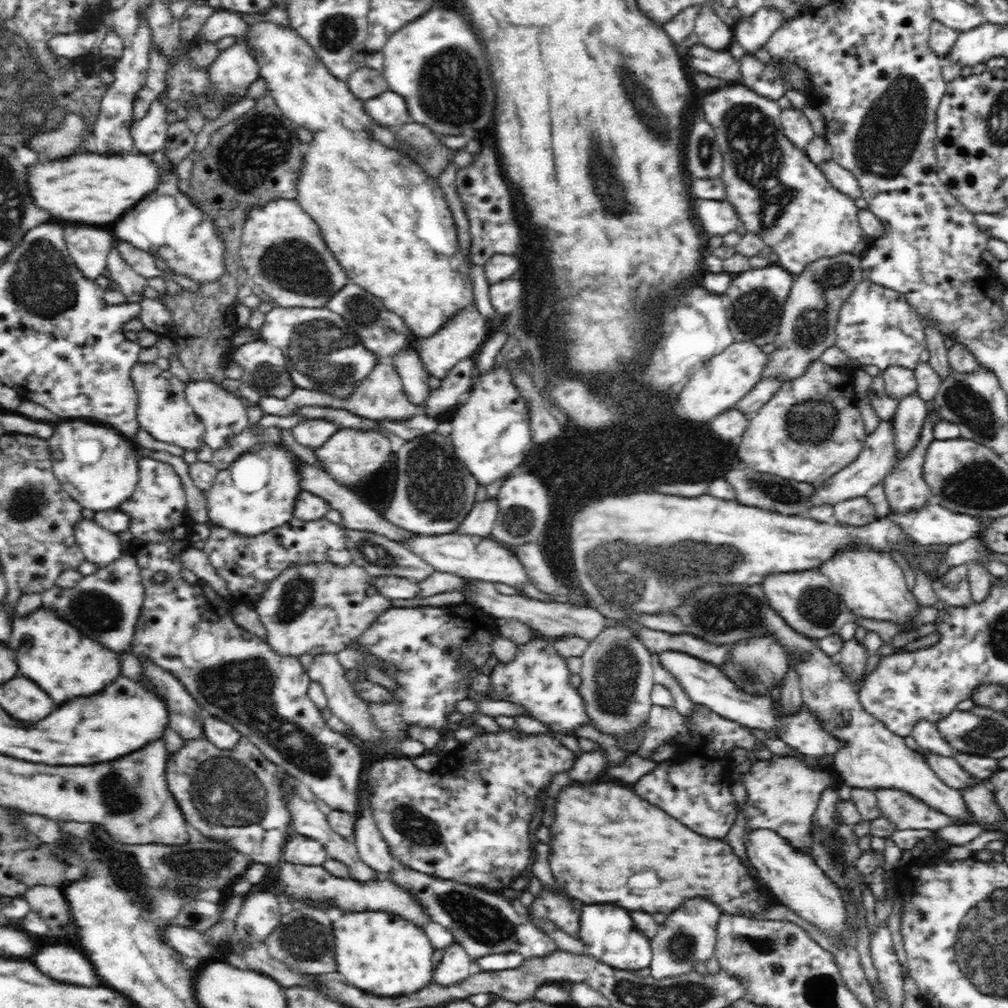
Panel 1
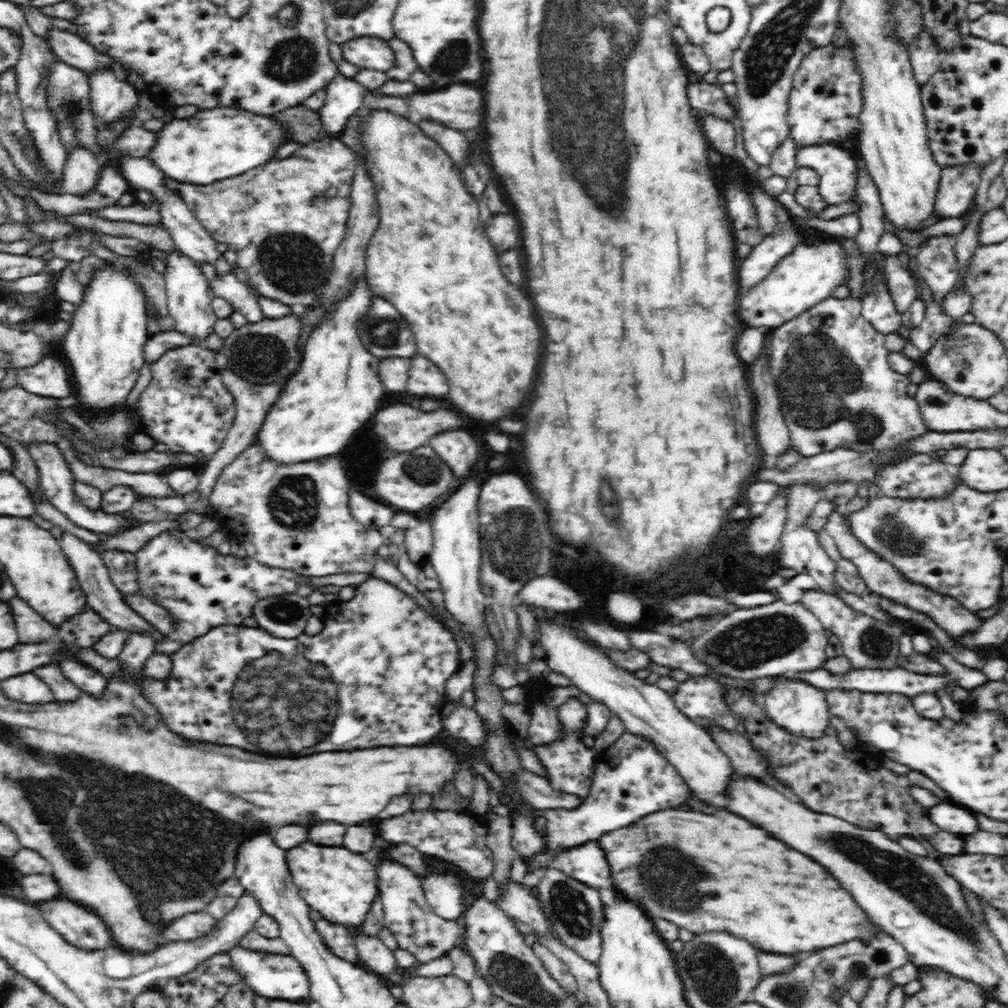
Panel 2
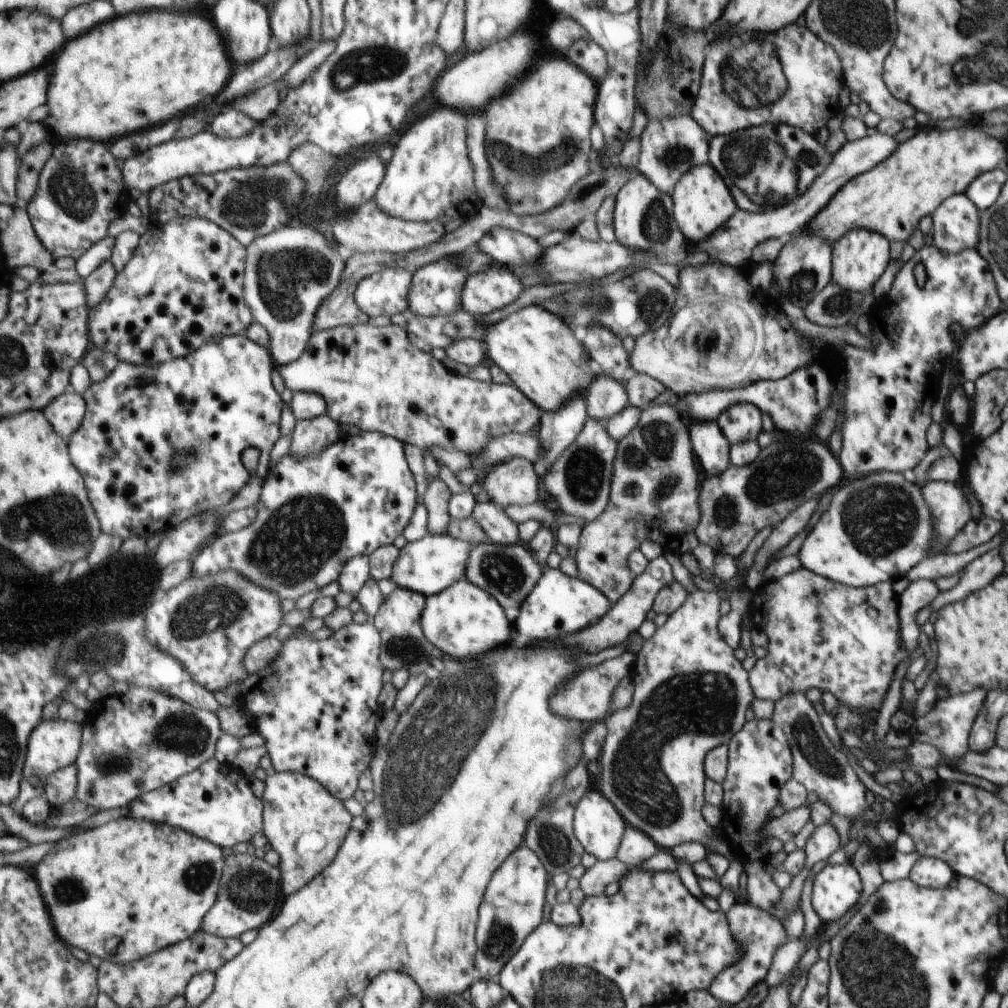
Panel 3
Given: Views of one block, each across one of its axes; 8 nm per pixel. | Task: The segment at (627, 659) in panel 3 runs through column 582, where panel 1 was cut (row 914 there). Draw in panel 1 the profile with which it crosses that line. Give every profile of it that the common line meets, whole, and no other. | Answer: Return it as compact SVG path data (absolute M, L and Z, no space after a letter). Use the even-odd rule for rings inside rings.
M694 900L694 904L686 904L678 912L667 916L658 926L654 938L650 939L653 958L650 964L650 976L658 980L688 975L694 971L694 962L708 962L715 958L717 946L717 926L722 916L722 911L714 908L708 900Z

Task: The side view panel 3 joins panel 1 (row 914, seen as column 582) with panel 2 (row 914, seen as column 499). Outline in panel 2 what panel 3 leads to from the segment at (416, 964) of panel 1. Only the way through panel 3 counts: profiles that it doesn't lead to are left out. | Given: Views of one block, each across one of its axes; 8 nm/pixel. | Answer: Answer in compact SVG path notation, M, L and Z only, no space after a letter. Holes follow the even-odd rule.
M304 842L290 848L286 858L294 885L312 910L317 910L332 923L354 931L360 928L378 894L376 872L362 854L338 846L316 846L314 842Z

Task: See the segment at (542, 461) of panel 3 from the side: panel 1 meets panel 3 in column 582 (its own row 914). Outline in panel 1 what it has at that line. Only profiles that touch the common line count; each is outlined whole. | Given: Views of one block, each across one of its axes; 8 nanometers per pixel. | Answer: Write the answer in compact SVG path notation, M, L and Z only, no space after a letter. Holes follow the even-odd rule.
M281 863L278 870L278 880L274 886L270 886L268 892L274 893L276 897L286 898L295 906L314 906L316 908L336 908L351 912L362 912L364 910L384 911L399 914L402 918L421 924L430 921L429 914L415 902L415 898L405 889L392 886L392 881L368 882L360 884L352 878L334 878L330 876L325 868L320 866L296 866L292 863Z

